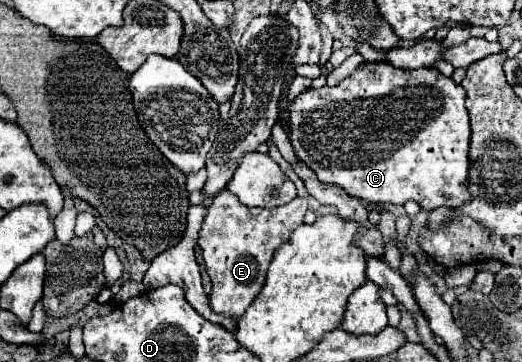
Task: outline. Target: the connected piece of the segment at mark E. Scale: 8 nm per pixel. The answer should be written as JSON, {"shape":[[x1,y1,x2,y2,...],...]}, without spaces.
{"shape":[[227,188,221,190,207,210,203,228,199,232,199,246,203,252,205,268,211,278,213,290,209,294,209,306,215,314,237,320,245,308,259,294,273,252,289,240,291,232,303,224,307,212,305,198,295,198,291,204,279,208,249,208,235,198]]}

